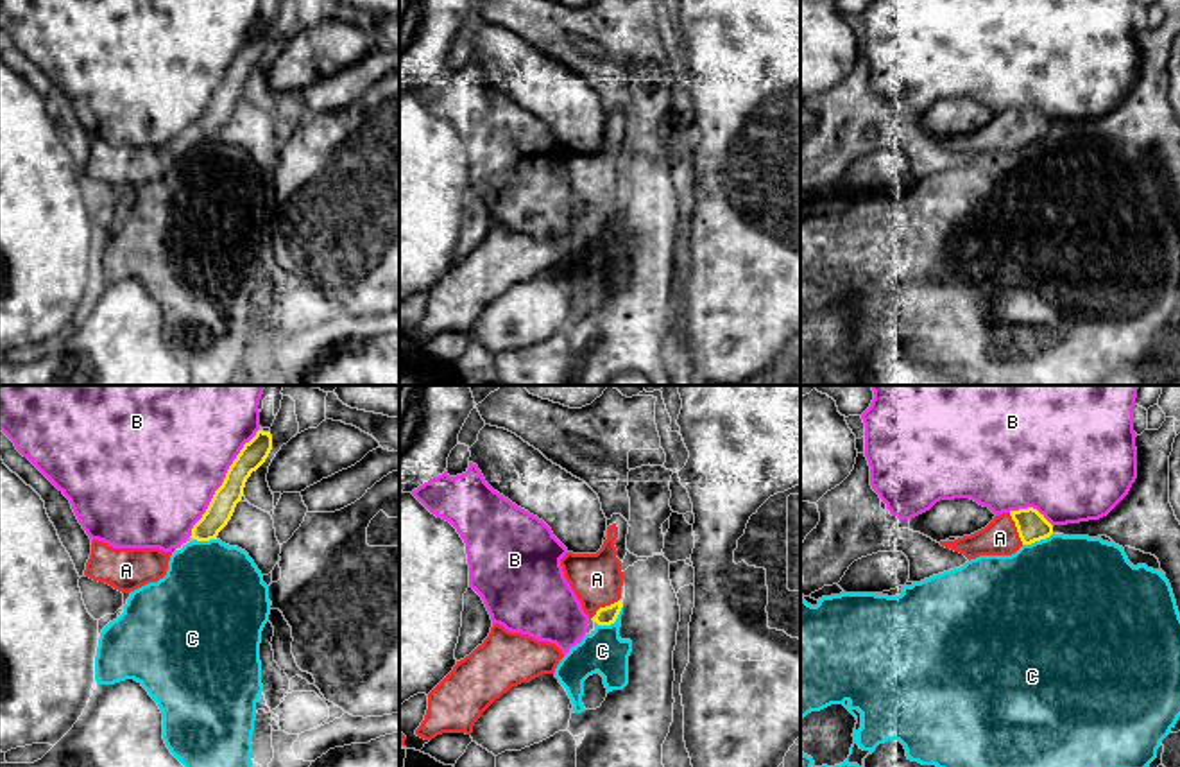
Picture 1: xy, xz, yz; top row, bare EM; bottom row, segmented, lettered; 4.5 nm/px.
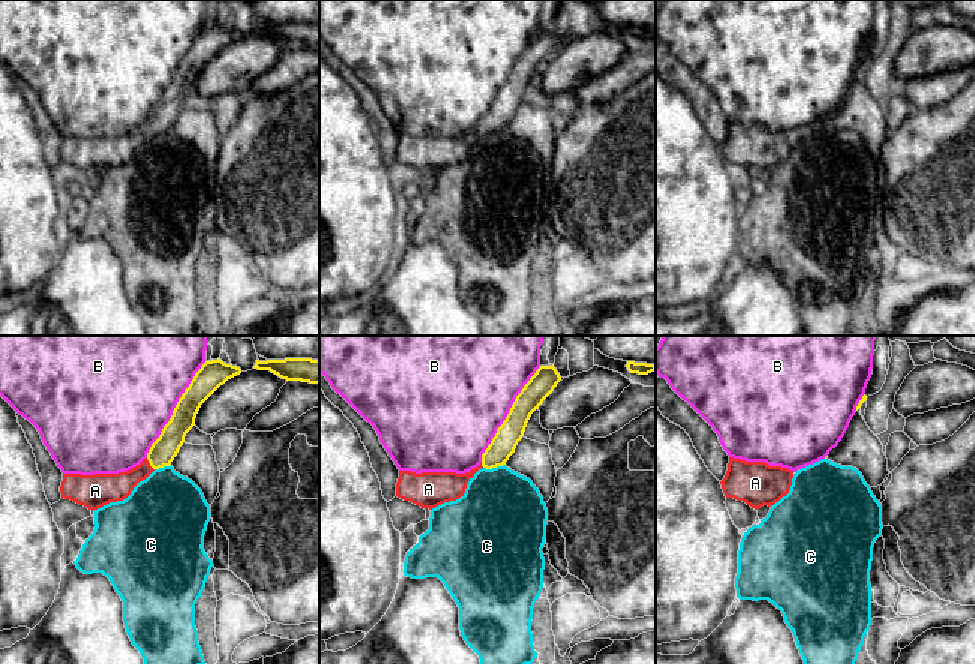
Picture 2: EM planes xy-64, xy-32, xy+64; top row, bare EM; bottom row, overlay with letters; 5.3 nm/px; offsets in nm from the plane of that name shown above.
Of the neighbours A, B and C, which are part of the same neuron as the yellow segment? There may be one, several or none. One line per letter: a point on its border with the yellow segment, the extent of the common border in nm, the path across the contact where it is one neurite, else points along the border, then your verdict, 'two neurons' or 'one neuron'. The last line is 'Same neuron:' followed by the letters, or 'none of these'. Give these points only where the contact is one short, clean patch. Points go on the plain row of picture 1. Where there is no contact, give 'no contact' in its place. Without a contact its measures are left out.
A: meets yellow in yz at (1017, 128); contact 160 nm long; runs through yz (1032, 124), (1017, 128), (1000, 137); one neuron
B: meets yellow in xy at (222, 81); contact 550 nm long; two neurons
C: meets yellow in xz at (611, 221); contact 150 nm long; border along xz (622, 205), (613, 221), (595, 221); two neurons
Same neuron: A

